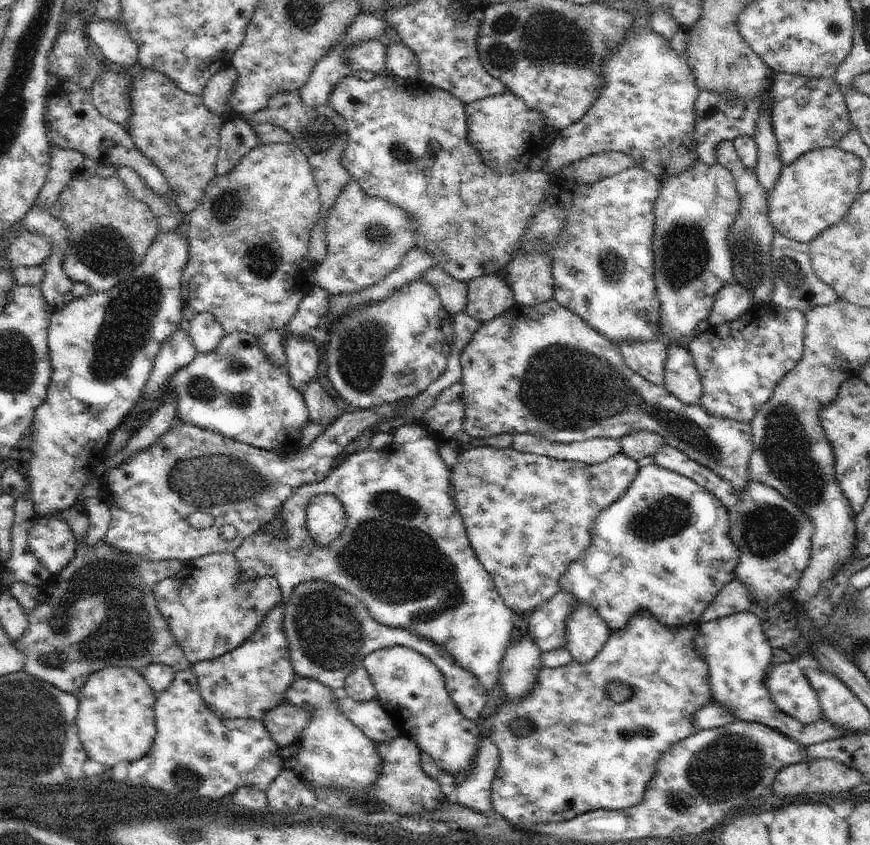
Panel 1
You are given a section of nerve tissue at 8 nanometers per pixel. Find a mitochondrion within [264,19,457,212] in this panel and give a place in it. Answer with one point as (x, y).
(321, 133)

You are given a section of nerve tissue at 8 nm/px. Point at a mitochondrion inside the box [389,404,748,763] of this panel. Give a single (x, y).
(668, 516)

